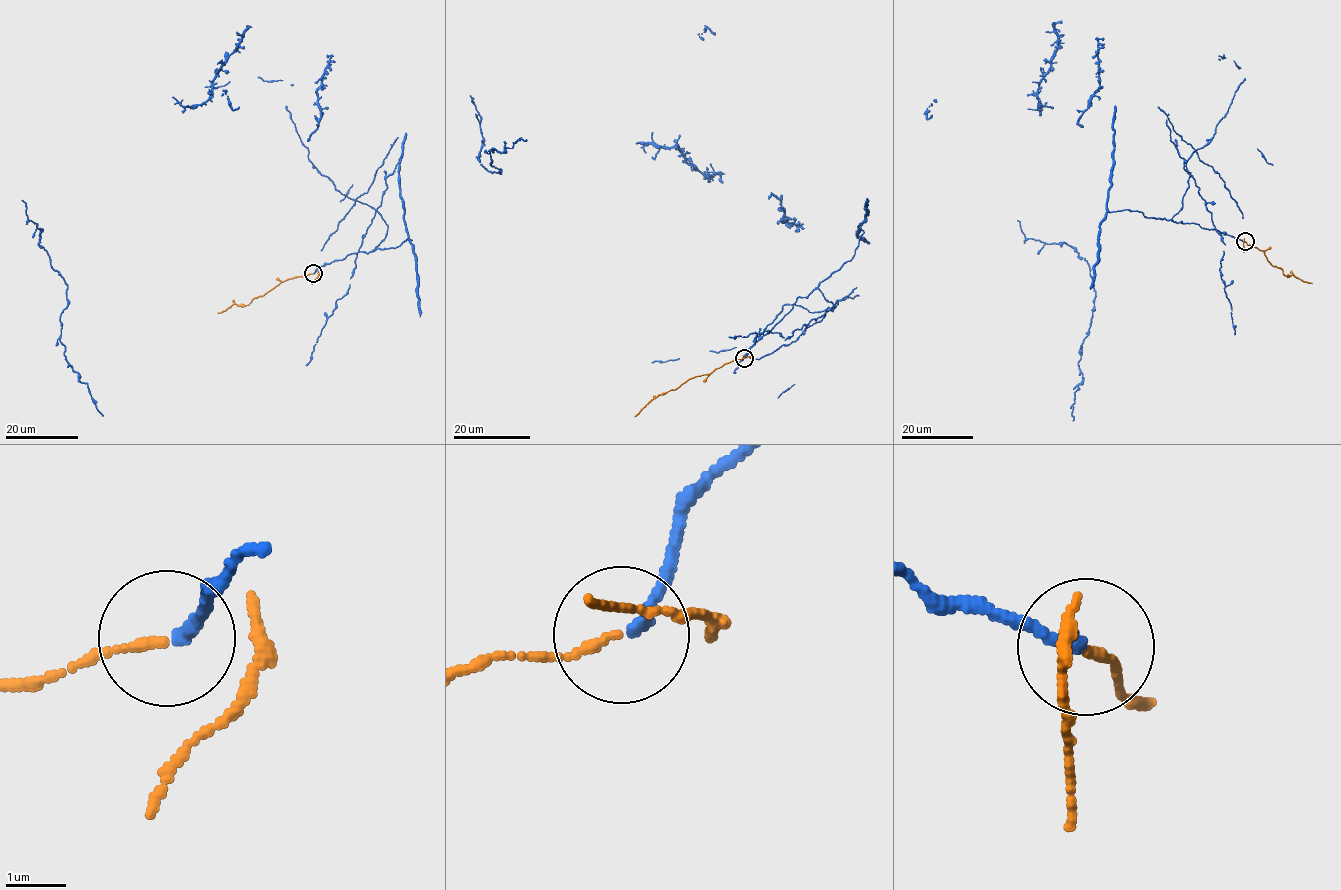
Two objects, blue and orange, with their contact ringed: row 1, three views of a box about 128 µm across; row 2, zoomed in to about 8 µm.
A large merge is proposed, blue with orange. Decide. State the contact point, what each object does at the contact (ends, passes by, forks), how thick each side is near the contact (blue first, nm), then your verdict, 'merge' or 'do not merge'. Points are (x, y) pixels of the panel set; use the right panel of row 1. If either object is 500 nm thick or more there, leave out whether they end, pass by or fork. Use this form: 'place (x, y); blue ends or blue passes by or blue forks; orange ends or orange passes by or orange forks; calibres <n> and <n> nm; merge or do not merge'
place (1245, 241); blue ends; orange passes by; calibres 180 and 100 nm; merge

